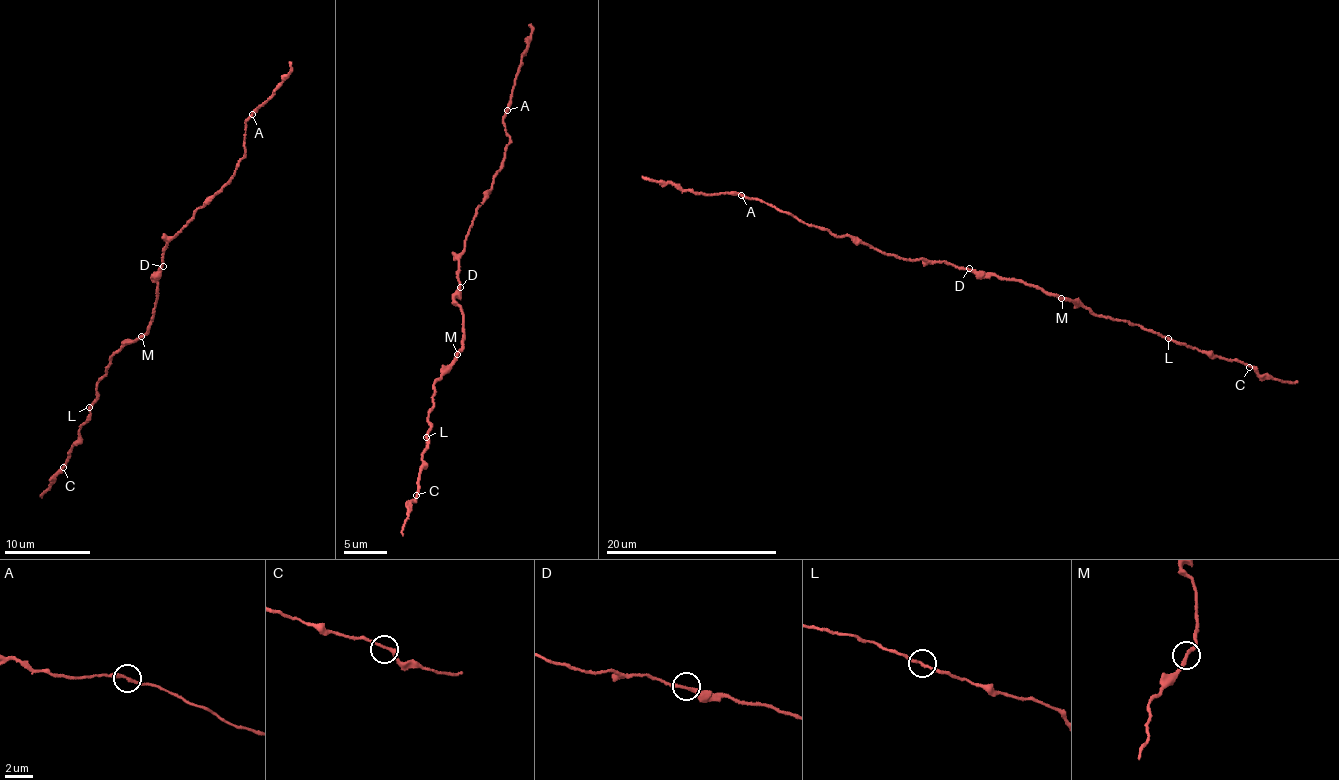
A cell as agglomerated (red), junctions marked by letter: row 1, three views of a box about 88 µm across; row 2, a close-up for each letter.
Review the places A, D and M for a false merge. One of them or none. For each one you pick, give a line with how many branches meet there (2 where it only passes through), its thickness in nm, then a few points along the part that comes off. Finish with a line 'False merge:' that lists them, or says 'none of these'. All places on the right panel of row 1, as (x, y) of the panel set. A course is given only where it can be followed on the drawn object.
False merge: none of these

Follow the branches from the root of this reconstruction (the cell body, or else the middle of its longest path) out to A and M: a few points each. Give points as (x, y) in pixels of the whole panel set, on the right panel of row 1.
A: (968, 269), (945, 262), (902, 258), (877, 251), (855, 243), (848, 235), (804, 224), (792, 214), (741, 195)
M: (968, 269), (982, 275), (1022, 280), (1061, 298)

